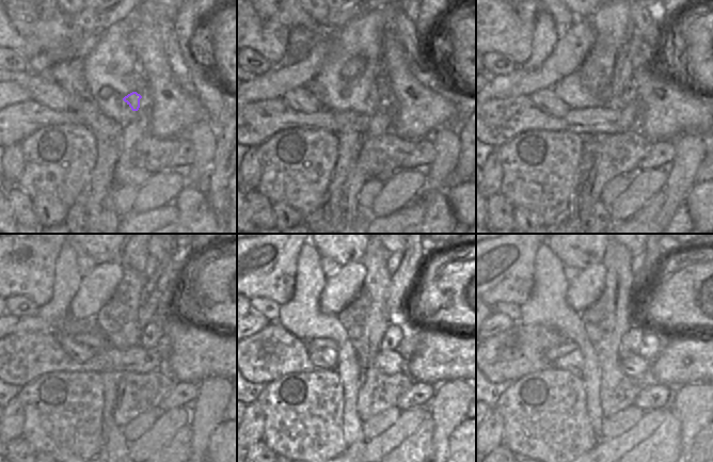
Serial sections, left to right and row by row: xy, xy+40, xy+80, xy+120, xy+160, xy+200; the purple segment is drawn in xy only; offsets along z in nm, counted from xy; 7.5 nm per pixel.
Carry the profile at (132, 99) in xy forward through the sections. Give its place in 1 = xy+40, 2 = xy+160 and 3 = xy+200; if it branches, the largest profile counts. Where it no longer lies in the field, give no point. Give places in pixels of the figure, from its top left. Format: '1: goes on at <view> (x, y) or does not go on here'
1: goes on at xy+40 (374, 99)
2: goes on at xy+160 (402, 281)
3: goes on at xy+200 (651, 259)

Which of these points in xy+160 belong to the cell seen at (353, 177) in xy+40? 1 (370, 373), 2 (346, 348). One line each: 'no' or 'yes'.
1: yes
2: no

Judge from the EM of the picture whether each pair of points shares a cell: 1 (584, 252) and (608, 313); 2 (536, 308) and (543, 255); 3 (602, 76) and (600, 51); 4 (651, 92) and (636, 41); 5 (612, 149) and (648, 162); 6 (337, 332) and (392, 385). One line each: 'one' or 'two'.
1: two
2: one
3: one
4: two
5: two
6: two

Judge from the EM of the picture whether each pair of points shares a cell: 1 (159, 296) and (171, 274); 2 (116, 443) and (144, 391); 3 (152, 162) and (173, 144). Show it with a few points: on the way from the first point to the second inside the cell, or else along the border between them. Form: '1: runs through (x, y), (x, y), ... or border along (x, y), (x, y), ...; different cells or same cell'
1: runs through (159, 290), (159, 287), (165, 280); same cell
2: border along (115, 403), (114, 423), (122, 429); different cells
3: runs through (157, 157), (168, 146); same cell

